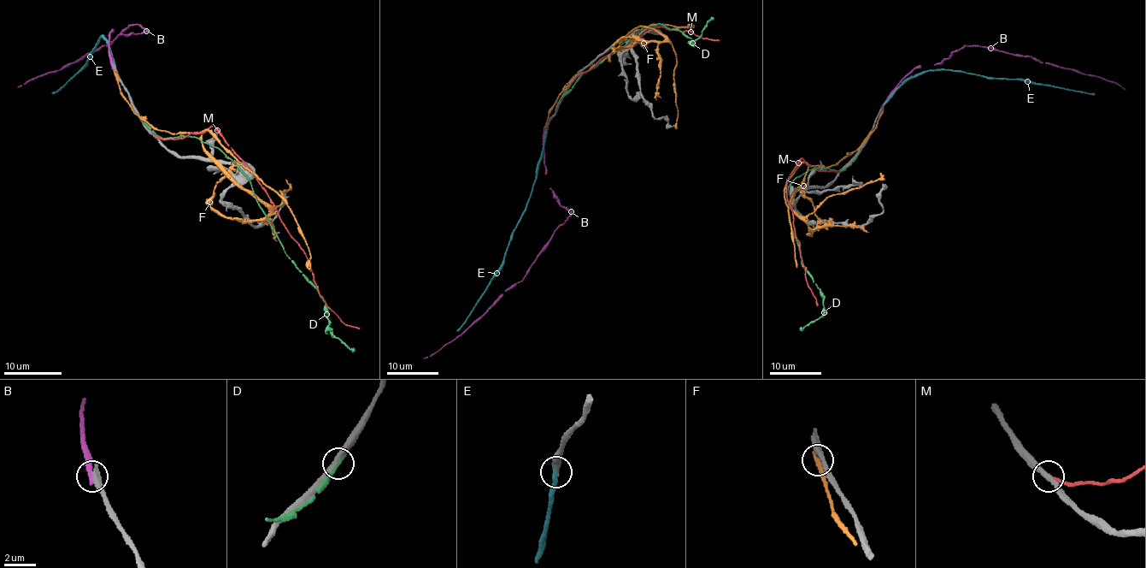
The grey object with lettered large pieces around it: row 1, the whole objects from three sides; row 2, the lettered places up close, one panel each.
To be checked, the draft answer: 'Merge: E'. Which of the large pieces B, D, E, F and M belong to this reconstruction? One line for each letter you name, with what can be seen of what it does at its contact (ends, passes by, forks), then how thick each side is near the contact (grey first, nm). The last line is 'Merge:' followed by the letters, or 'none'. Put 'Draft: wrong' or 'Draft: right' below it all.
E: it ends; calibres 320 and 300 nm
Merge: E
Draft: right

